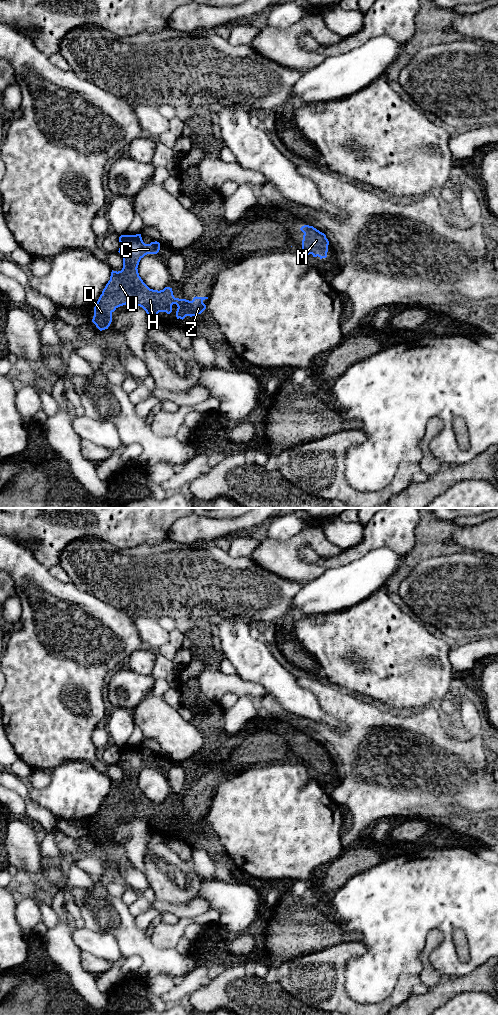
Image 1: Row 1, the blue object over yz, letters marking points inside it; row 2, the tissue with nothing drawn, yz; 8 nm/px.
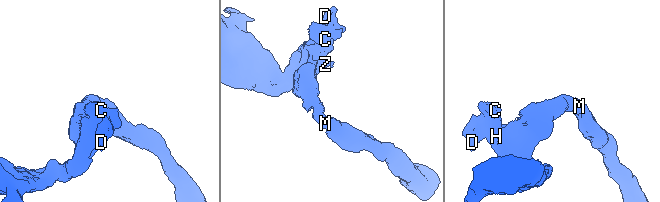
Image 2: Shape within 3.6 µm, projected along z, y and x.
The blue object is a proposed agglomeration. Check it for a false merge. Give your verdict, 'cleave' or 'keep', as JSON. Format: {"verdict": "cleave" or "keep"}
{"verdict": "keep"}

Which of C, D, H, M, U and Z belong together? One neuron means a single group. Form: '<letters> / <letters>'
C D H M U Z

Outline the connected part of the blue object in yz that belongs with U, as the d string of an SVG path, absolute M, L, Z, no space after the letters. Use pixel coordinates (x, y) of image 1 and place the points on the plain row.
M141 746L121 747L119 749L119 765L123 770L121 783L111 784L110 792L102 803L95 819L92 834L102 843L108 841L112 834L112 825L120 818L133 815L142 819L150 833L158 833L158 825L172 824L172 817L177 817L177 831L201 826L206 817L203 815L208 809L194 809L192 813L175 810L172 800L163 802L150 801L138 785L140 772L147 766L157 766L160 755L155 753L145 756Z

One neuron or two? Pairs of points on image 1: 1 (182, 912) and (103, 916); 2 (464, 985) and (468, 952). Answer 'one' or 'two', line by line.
1: two
2: two

